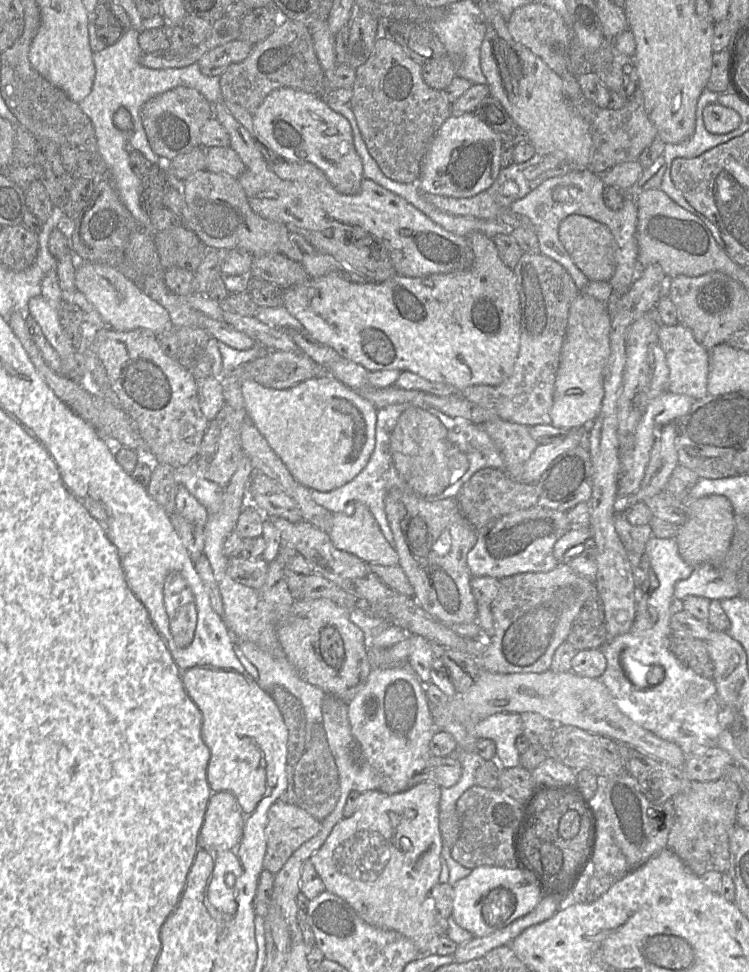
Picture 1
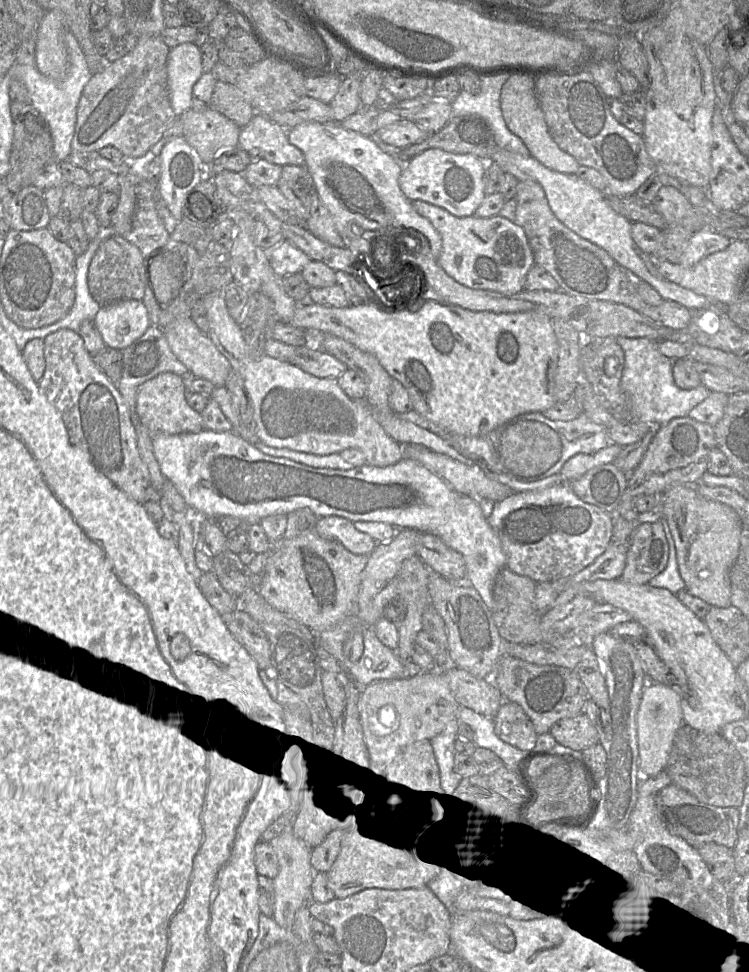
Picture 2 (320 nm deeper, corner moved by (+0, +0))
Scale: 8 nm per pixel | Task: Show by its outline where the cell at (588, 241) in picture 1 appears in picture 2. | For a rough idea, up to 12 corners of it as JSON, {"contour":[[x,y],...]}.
{"contour":[[412,207],[440,234],[437,263],[456,282],[524,290],[535,261],[521,226]]}

